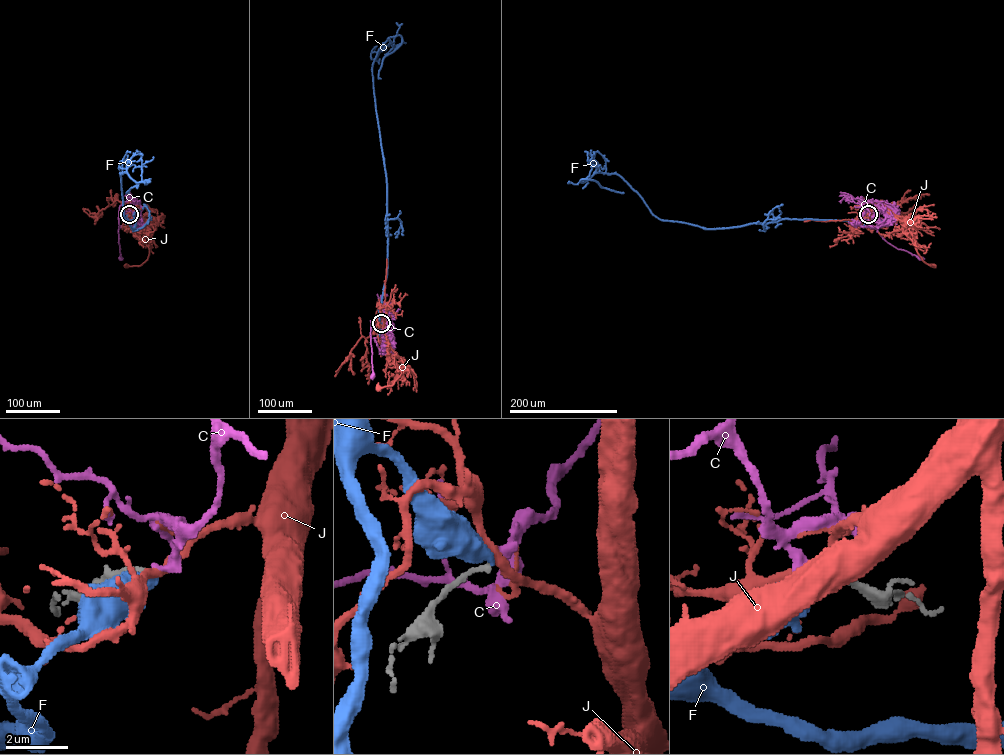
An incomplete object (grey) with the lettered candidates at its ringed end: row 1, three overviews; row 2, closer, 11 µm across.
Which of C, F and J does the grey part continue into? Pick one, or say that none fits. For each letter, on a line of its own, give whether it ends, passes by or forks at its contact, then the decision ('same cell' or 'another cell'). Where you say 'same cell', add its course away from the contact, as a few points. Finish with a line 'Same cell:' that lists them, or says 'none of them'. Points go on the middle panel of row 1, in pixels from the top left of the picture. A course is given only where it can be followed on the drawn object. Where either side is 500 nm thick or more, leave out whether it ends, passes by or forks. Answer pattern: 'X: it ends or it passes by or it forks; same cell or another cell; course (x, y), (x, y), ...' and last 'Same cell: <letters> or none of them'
C: it ends; same cell; course (381, 323), (387, 320), (382, 327), (370, 320), (373, 375)
F: another cell
J: it passes by; another cell
Same cell: C

